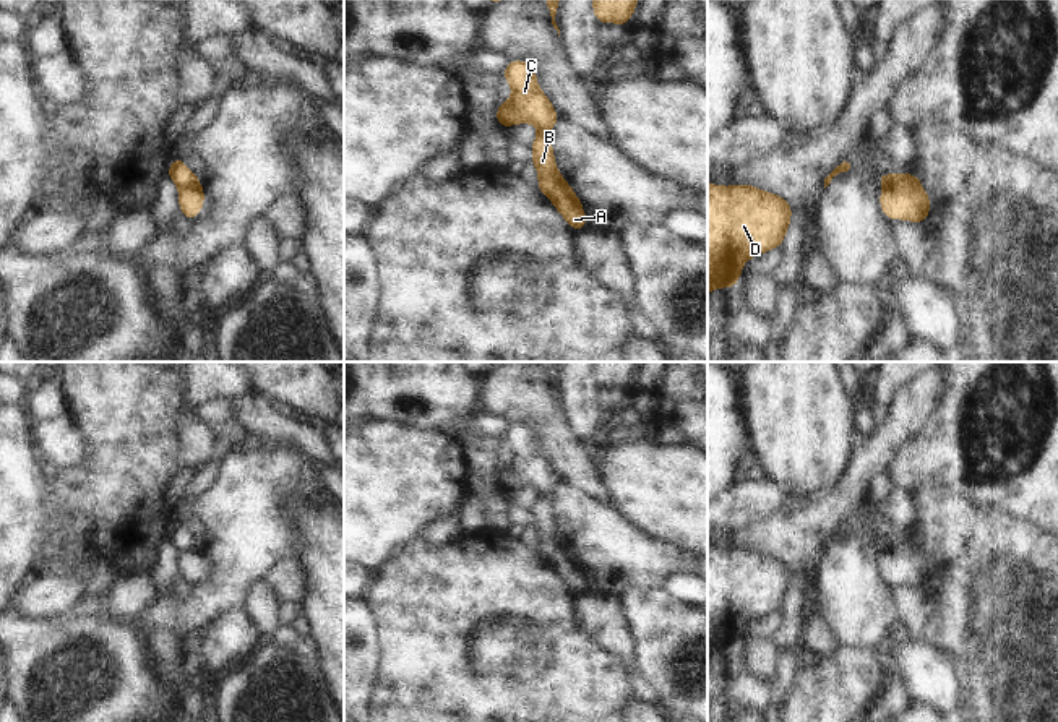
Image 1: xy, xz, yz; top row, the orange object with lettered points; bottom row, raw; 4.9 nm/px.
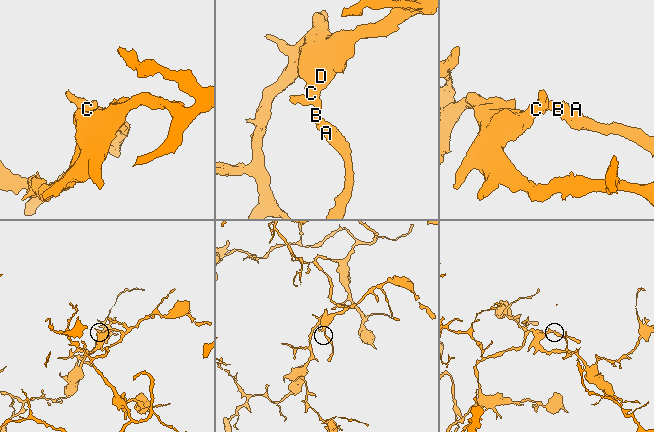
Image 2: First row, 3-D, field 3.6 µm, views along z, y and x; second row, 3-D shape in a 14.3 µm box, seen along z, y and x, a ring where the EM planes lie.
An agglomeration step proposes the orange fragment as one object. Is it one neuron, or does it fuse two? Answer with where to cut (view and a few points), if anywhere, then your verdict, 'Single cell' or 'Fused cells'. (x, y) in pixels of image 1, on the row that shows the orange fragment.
Split along yz (904, 176), (883, 184). Fused cells

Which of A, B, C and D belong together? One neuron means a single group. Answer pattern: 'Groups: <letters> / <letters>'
Groups: A / B C D

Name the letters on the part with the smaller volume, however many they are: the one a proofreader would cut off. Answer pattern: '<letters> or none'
A

